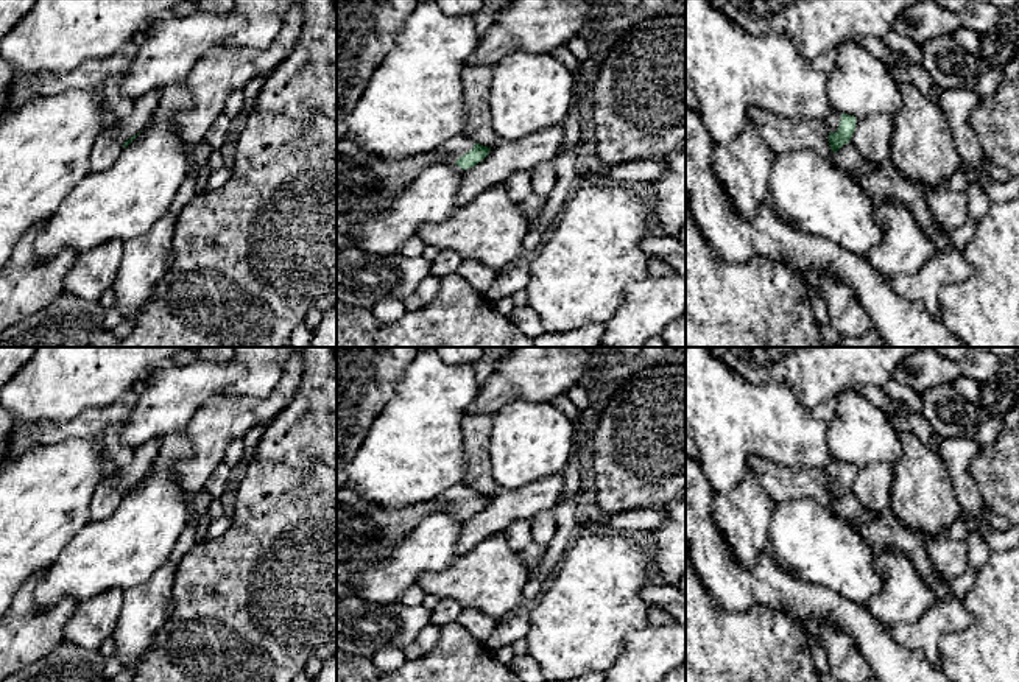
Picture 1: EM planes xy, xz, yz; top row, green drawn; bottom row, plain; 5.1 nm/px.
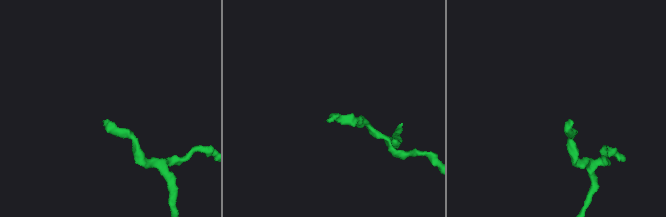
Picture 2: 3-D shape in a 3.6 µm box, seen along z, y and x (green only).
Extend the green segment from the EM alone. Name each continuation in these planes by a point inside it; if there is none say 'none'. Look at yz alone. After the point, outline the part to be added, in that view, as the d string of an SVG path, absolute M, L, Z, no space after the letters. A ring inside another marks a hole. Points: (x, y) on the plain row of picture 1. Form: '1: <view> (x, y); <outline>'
1: yz (832, 469); M835 458L824 467L829 481L837 481L840 475L841 462L837 461Z

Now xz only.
1: xz (366, 534); M464 484L446 489L433 500L383 508L349 486L337 490L337 601L354 596L352 579L393 550L428 515L455 512L474 497Z

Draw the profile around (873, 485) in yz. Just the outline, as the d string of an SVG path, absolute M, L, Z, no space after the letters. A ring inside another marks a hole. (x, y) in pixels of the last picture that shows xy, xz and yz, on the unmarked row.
M873 464L855 470L851 490L857 500L874 512L890 511L893 472L888 464Z

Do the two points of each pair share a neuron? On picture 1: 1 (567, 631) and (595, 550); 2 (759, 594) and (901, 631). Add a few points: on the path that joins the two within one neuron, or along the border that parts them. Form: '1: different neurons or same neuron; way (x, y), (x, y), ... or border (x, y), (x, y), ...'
1: same neuron; way (586, 611), (595, 598), (595, 570)
2: different neurons; border (888, 631), (898, 643), (920, 653)

